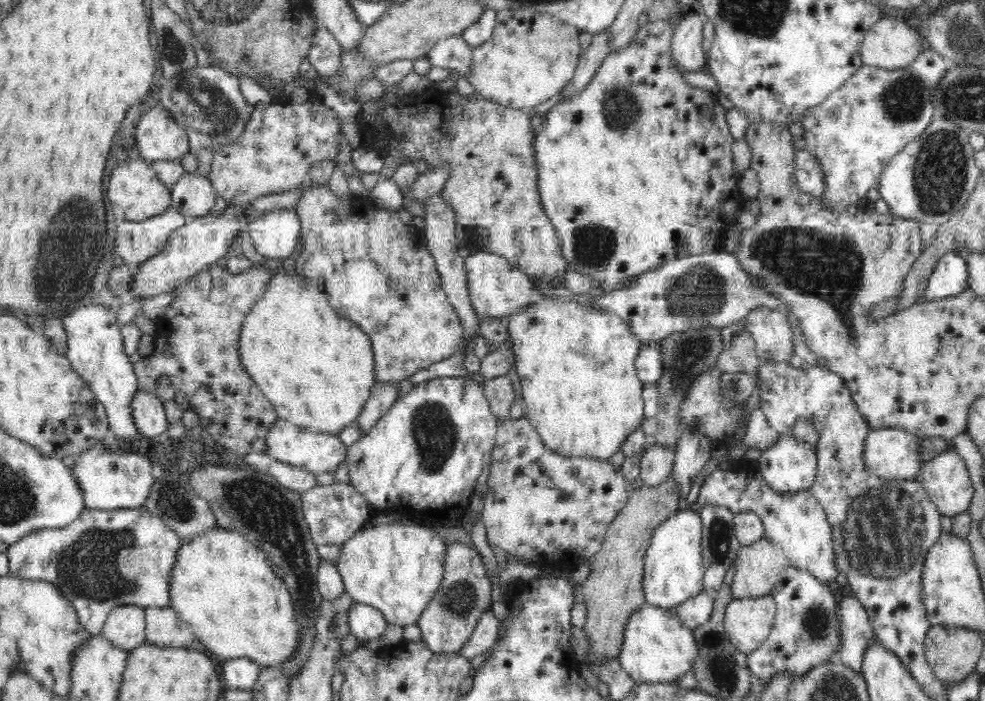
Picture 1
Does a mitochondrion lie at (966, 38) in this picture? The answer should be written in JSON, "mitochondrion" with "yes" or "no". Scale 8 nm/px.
{"mitochondrion":"yes"}

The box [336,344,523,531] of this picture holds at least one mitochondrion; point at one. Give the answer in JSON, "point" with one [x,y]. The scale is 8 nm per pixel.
{"point":[434,433]}

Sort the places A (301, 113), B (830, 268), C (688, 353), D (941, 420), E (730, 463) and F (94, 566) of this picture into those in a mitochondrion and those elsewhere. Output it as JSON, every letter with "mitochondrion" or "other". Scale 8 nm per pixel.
{"A":"other","B":"mitochondrion","C":"mitochondrion","D":"other","E":"other","F":"mitochondrion"}

